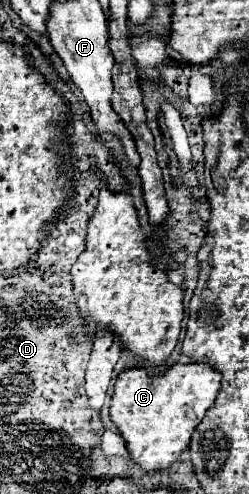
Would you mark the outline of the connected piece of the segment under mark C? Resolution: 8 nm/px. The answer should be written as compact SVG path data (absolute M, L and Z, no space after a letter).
M205 361L175 363L171 369L159 375L141 367L131 367L125 369L115 381L115 393L111 399L111 421L119 427L123 439L127 441L129 455L137 465L141 465L147 471L165 469L173 461L177 461L181 451L189 445L195 427L201 423L203 415L213 405L219 389L221 389L221 373L217 369L211 369L211 365L207 365Z

